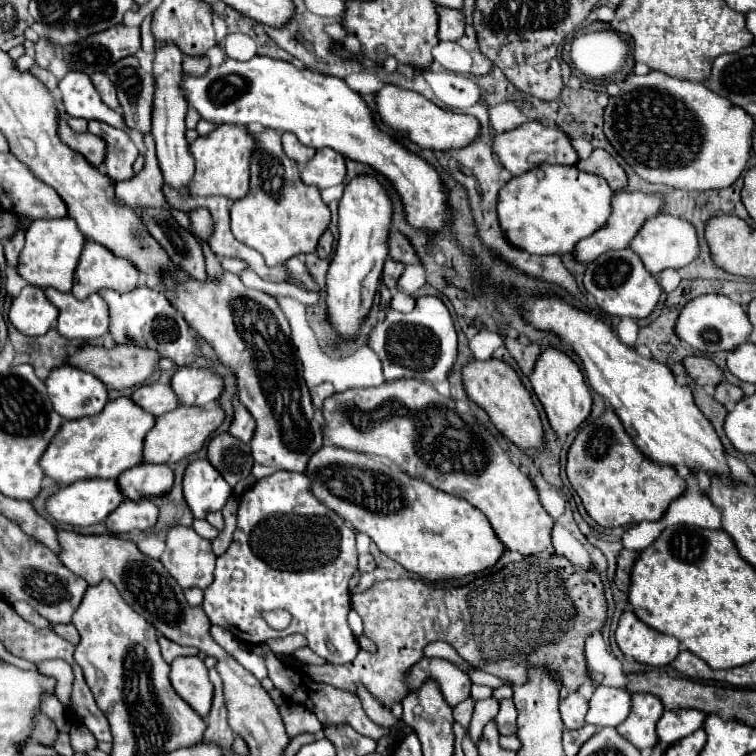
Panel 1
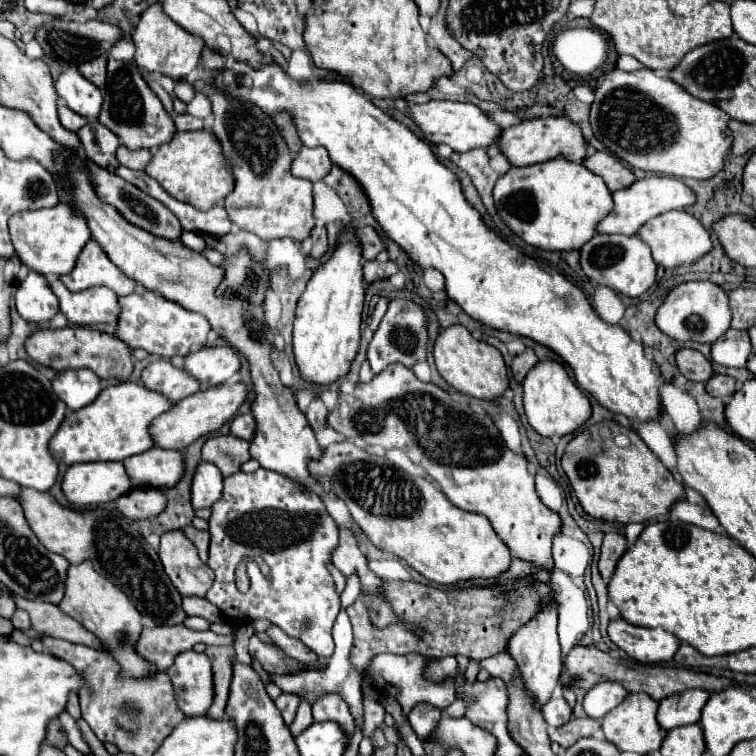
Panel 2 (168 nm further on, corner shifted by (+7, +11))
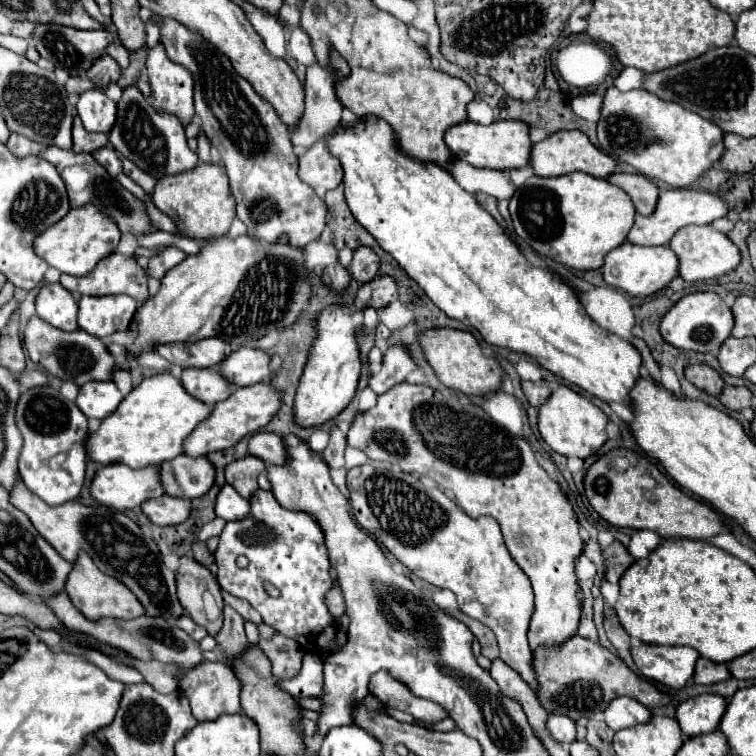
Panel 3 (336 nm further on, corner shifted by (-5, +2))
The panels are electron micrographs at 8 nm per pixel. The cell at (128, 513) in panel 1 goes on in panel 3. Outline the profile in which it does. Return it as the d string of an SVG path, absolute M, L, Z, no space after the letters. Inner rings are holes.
M164 495L158 499L144 501L142 511L156 525L178 525L178 523L184 523L188 519L188 515L192 511L192 503L188 499Z

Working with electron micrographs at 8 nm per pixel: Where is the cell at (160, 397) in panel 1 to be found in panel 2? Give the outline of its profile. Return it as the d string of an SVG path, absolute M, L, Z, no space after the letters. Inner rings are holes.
M166 360L152 362L142 372L140 382L152 392L166 396L170 402L178 402L184 396L190 396L192 392L200 390L200 384L192 376L188 376L182 368L176 368Z

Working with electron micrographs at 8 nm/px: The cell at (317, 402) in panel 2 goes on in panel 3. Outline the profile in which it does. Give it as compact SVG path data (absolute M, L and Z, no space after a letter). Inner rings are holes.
M334 427L332 433L330 433L330 443L324 451L324 463L330 467L330 469L340 469L344 467L344 449L346 449L346 435Z

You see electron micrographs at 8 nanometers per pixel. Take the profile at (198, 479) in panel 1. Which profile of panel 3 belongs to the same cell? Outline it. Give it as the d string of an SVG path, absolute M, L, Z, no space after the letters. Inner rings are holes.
M224 485L216 499L216 515L226 521L242 521L250 515L250 501L240 497L232 485Z

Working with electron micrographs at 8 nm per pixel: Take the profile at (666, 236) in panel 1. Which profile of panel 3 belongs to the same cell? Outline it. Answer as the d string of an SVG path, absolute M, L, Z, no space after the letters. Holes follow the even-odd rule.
M684 227L680 229L680 233L676 233L676 237L670 241L672 251L678 255L680 261L680 277L684 281L704 281L704 279L714 279L720 275L726 275L730 271L734 271L740 265L740 251L738 247L722 233L718 233L716 229L708 227Z

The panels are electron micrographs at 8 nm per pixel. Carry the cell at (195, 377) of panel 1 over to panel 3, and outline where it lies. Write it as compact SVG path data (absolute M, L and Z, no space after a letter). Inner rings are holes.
M240 347L220 363L220 371L230 381L230 385L246 387L272 379L276 371L270 367L270 363L272 357L266 351L254 347Z

